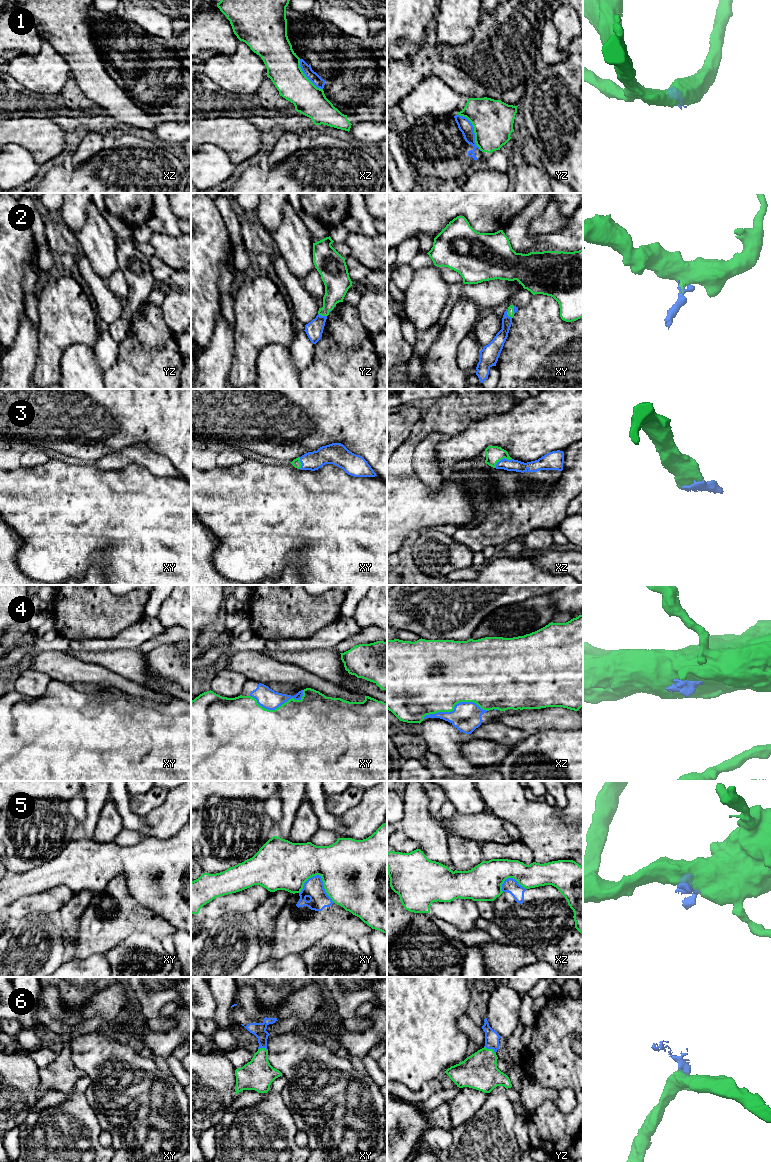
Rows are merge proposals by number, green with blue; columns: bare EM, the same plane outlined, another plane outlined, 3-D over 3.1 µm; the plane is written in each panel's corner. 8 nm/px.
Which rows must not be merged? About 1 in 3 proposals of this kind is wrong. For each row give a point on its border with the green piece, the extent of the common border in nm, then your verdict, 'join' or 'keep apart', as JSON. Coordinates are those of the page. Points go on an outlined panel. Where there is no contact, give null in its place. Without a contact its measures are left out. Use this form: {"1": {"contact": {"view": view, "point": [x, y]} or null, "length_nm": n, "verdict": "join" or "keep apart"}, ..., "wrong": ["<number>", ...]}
{"1": {"contact": {"view": "yz", "point": [474, 130]}, "length_nm": 360, "verdict": "keep apart"}, "2": {"contact": {"view": "xy", "point": [507, 314]}, "length_nm": 90, "verdict": "join"}, "3": {"contact": {"view": "xz", "point": [502, 458]}, "length_nm": 150, "verdict": "join"}, "4": {"contact": {"view": "xz", "point": [454, 706]}, "length_nm": 500, "verdict": "join"}, "5": {"contact": {"view": "xy", "point": [321, 877]}, "length_nm": 300, "verdict": "keep apart"}, "6": {"contact": {"view": "yz", "point": [490, 1049]}, "length_nm": 110, "verdict": "join"}, "wrong": ["1", "5"]}

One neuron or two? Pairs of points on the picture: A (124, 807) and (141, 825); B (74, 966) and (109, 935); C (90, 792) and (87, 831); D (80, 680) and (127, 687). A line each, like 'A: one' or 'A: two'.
A: one
B: two
C: one
D: one

